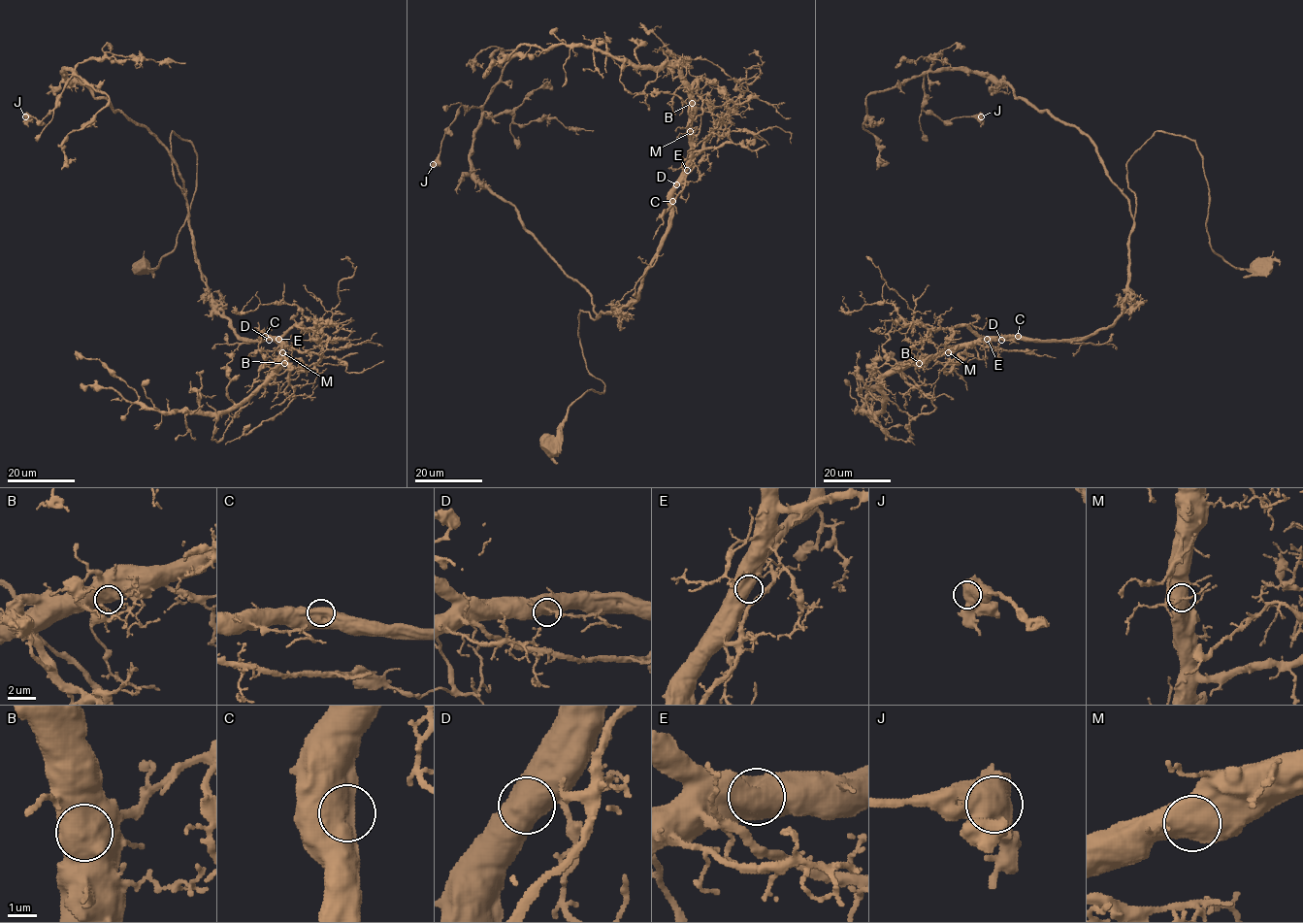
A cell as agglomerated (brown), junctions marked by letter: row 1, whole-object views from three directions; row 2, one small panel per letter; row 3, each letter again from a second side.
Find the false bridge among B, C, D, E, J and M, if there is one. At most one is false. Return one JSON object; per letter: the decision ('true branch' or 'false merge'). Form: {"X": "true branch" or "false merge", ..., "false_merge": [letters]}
{"B": "true branch", "C": "true branch", "D": "true branch", "E": "true branch", "J": "true branch", "M": "true branch", "false_merge": []}

